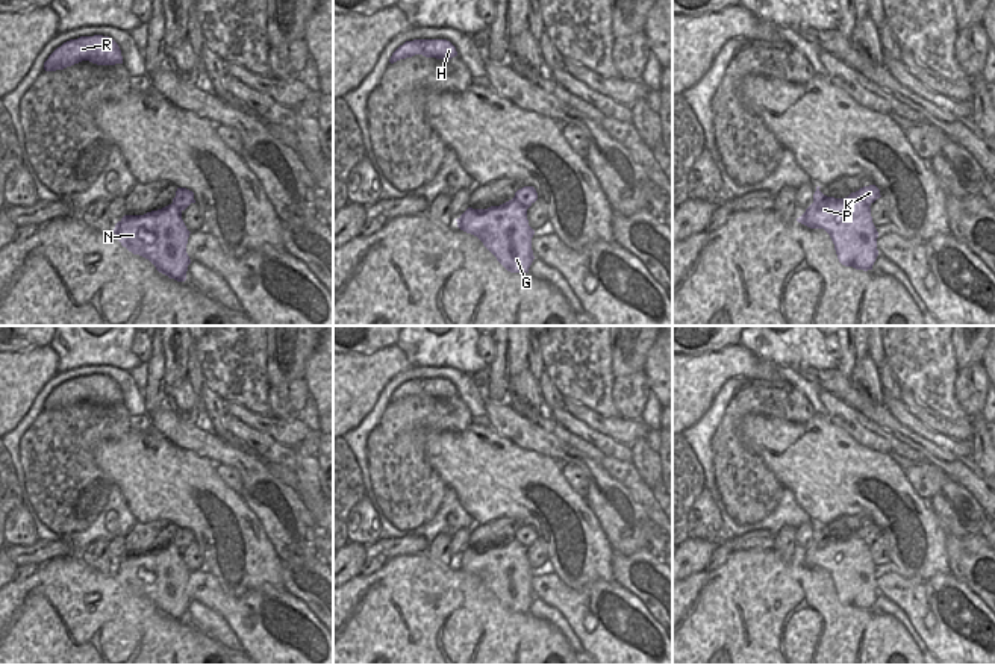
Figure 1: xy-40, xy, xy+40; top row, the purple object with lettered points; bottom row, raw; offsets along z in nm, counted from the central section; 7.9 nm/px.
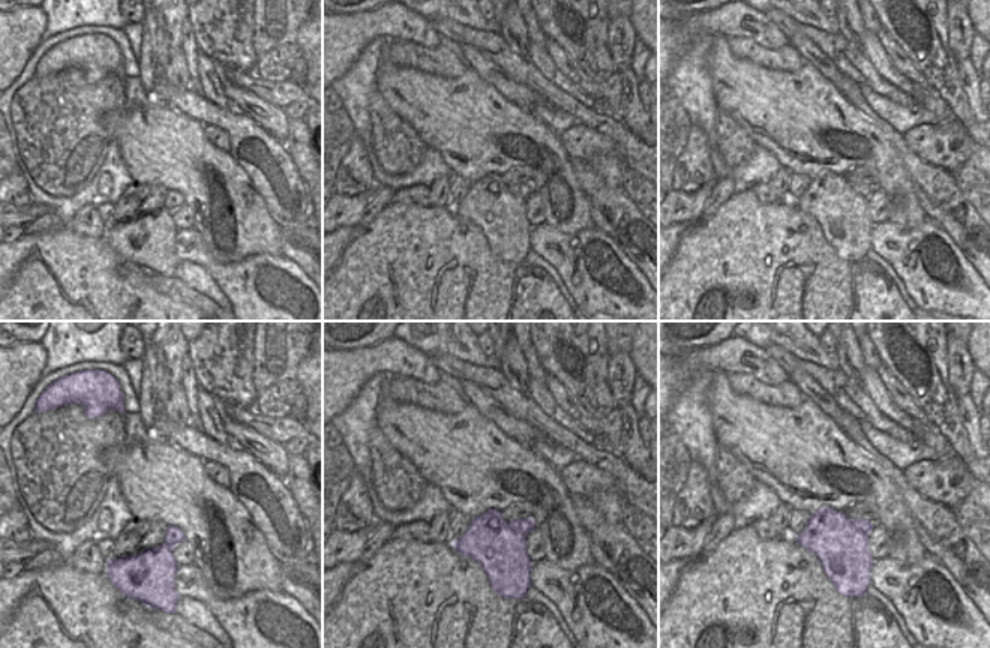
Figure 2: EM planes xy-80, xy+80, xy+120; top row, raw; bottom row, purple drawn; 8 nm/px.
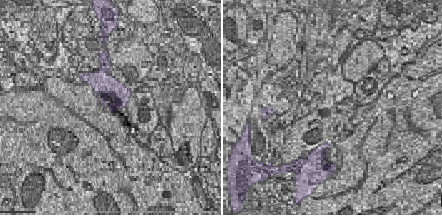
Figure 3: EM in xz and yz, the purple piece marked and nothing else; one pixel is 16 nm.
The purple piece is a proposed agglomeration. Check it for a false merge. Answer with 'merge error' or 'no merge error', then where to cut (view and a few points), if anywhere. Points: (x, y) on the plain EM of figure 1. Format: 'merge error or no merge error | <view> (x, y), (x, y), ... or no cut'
merge error | xy-40 (176, 533), (191, 541)

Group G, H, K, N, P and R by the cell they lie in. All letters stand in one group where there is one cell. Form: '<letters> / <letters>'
G K N P / H R

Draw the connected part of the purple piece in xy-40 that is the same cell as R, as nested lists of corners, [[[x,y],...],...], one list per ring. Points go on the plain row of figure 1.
[[[80,376],[58,386],[44,401],[44,409],[64,409],[82,400],[97,404],[115,404],[123,403],[123,395],[118,383],[109,376]]]

